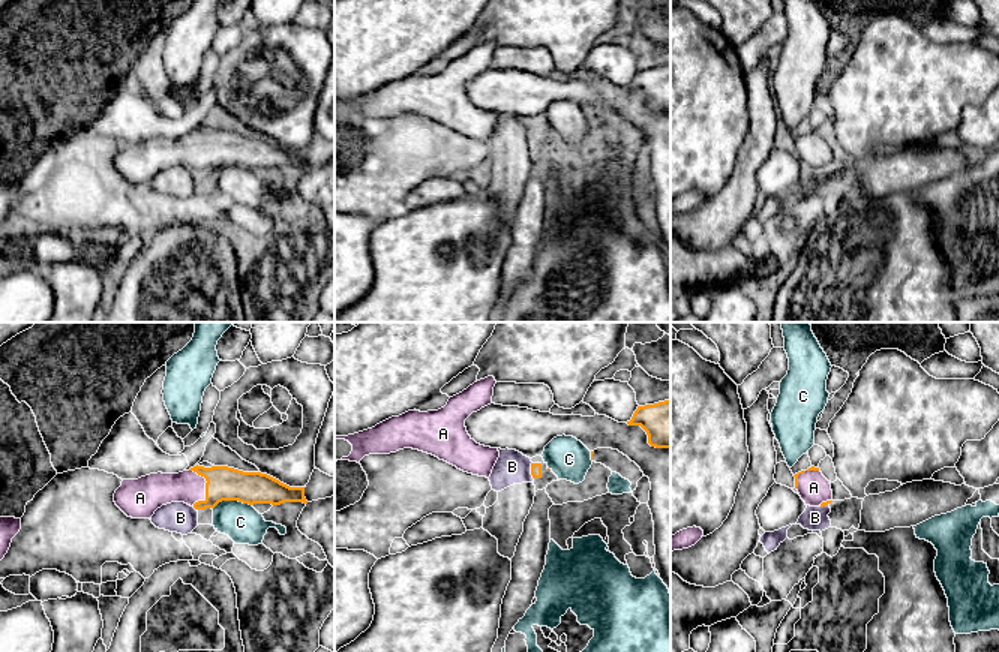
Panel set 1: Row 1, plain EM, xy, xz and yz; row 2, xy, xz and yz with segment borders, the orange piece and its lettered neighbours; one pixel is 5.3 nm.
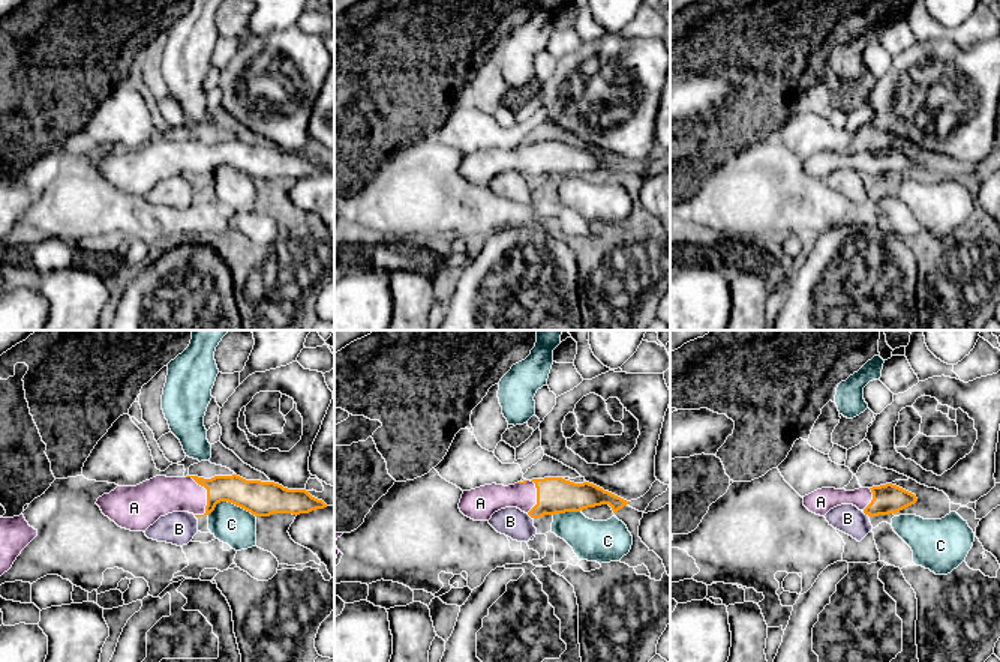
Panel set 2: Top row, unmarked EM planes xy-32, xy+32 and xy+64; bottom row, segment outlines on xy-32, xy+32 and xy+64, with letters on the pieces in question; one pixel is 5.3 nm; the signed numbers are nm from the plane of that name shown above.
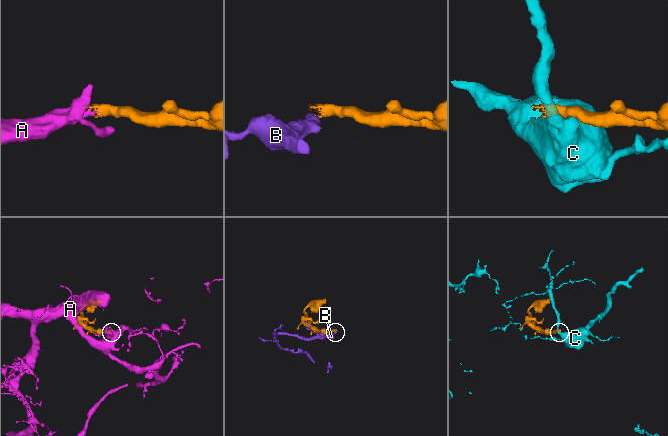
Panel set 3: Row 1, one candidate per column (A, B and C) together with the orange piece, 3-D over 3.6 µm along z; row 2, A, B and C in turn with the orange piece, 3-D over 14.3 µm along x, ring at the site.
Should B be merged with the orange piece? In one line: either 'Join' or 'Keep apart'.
Keep apart

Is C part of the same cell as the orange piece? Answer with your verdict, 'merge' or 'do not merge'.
do not merge

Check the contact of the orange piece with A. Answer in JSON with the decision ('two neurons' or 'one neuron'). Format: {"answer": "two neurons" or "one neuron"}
{"answer": "one neuron"}

